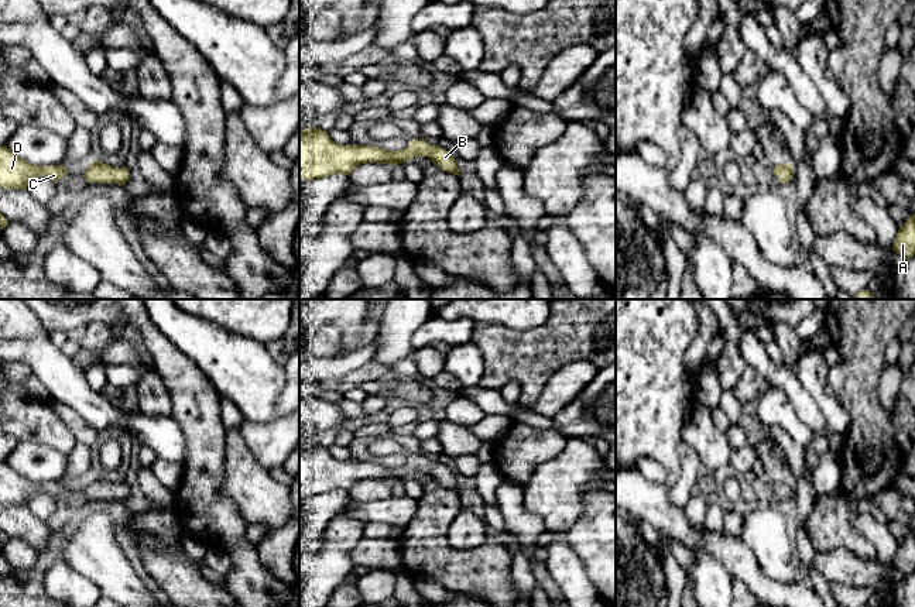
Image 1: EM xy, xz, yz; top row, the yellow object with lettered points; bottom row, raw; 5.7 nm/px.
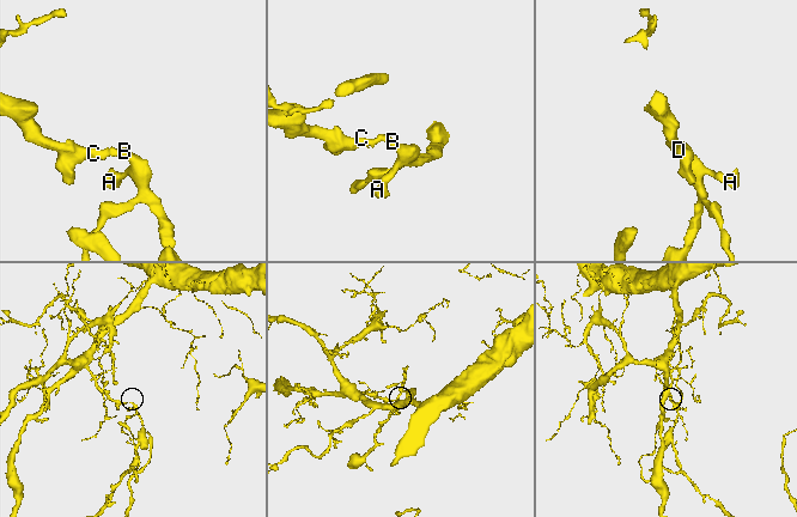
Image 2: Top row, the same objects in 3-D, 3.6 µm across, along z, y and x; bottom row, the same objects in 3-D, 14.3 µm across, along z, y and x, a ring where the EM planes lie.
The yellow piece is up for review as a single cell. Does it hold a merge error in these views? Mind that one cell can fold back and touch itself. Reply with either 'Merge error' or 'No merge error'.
No merge error

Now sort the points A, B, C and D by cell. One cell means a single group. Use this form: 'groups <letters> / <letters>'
groups A B C D

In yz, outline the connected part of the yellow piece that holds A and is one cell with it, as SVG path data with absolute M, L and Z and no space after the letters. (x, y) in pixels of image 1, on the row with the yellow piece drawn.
M915 215L908 216L907 222L899 226L892 251L899 254L904 260L909 260L915 256Z

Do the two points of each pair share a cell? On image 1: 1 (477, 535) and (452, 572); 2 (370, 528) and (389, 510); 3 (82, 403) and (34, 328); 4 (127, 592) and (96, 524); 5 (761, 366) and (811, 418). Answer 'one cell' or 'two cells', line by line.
1: two cells
2: two cells
3: two cells
4: one cell
5: one cell

